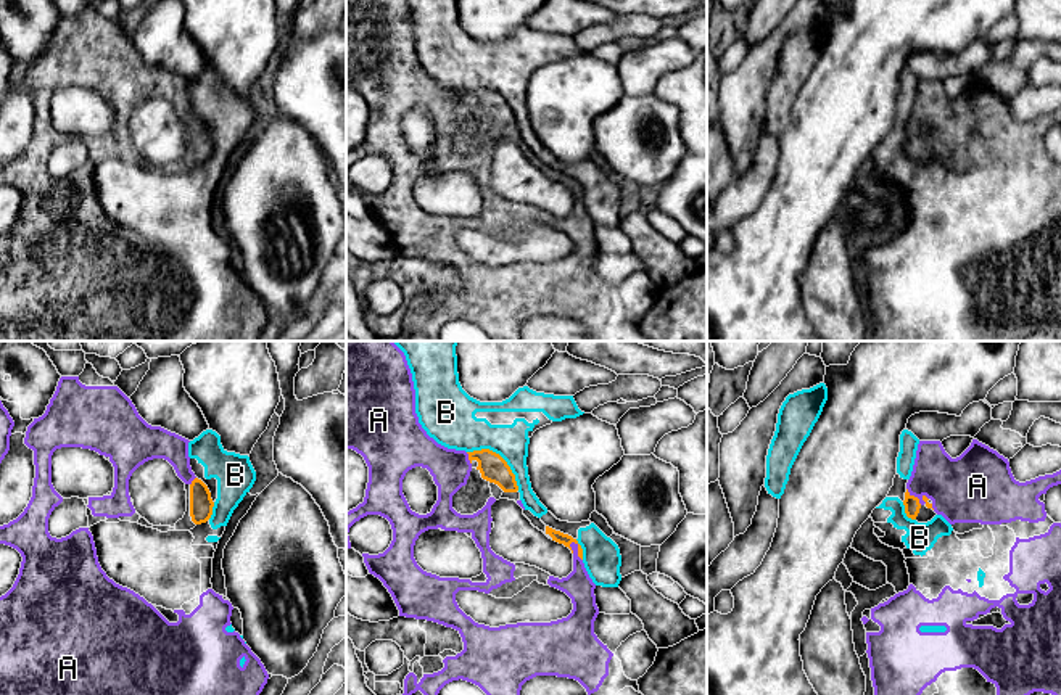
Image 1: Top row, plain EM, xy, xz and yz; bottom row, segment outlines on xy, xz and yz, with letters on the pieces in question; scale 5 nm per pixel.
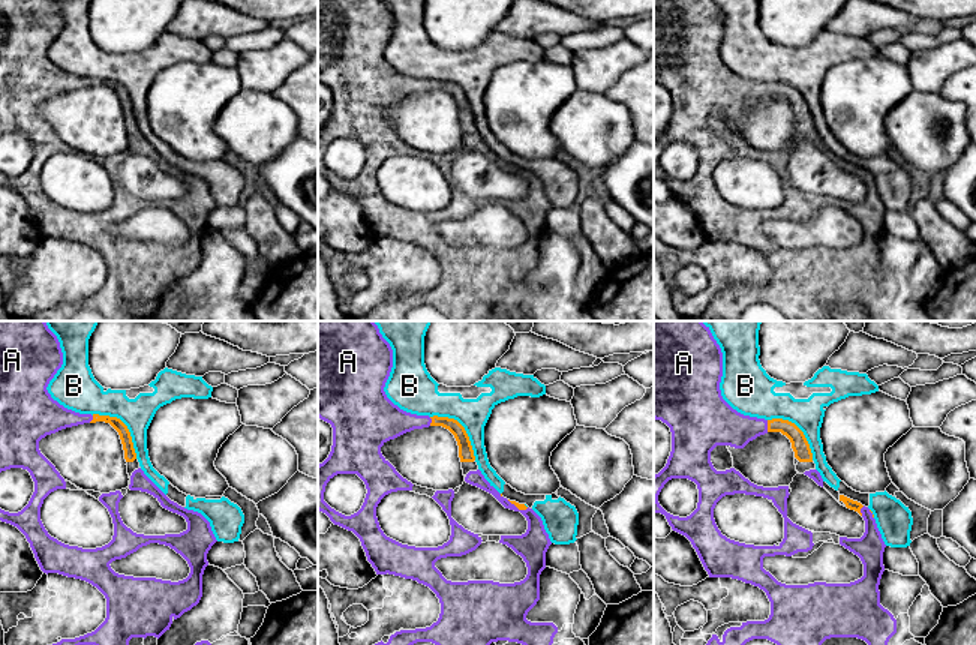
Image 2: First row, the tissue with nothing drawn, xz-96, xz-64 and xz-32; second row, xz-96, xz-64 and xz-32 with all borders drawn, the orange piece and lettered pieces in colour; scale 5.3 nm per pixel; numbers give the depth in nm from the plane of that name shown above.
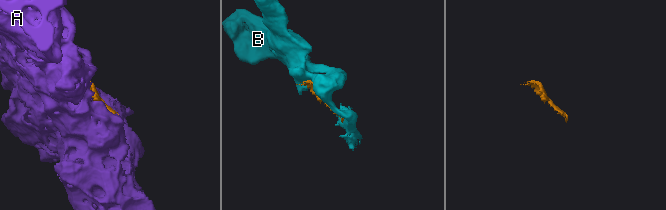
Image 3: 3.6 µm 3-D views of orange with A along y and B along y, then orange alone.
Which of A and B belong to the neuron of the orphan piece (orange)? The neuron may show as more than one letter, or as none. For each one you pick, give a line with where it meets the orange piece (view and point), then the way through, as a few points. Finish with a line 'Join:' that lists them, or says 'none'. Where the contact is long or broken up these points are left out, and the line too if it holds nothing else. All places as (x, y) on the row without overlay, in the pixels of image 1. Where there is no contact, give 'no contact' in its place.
A: contact yz (916, 137)
Join: A

